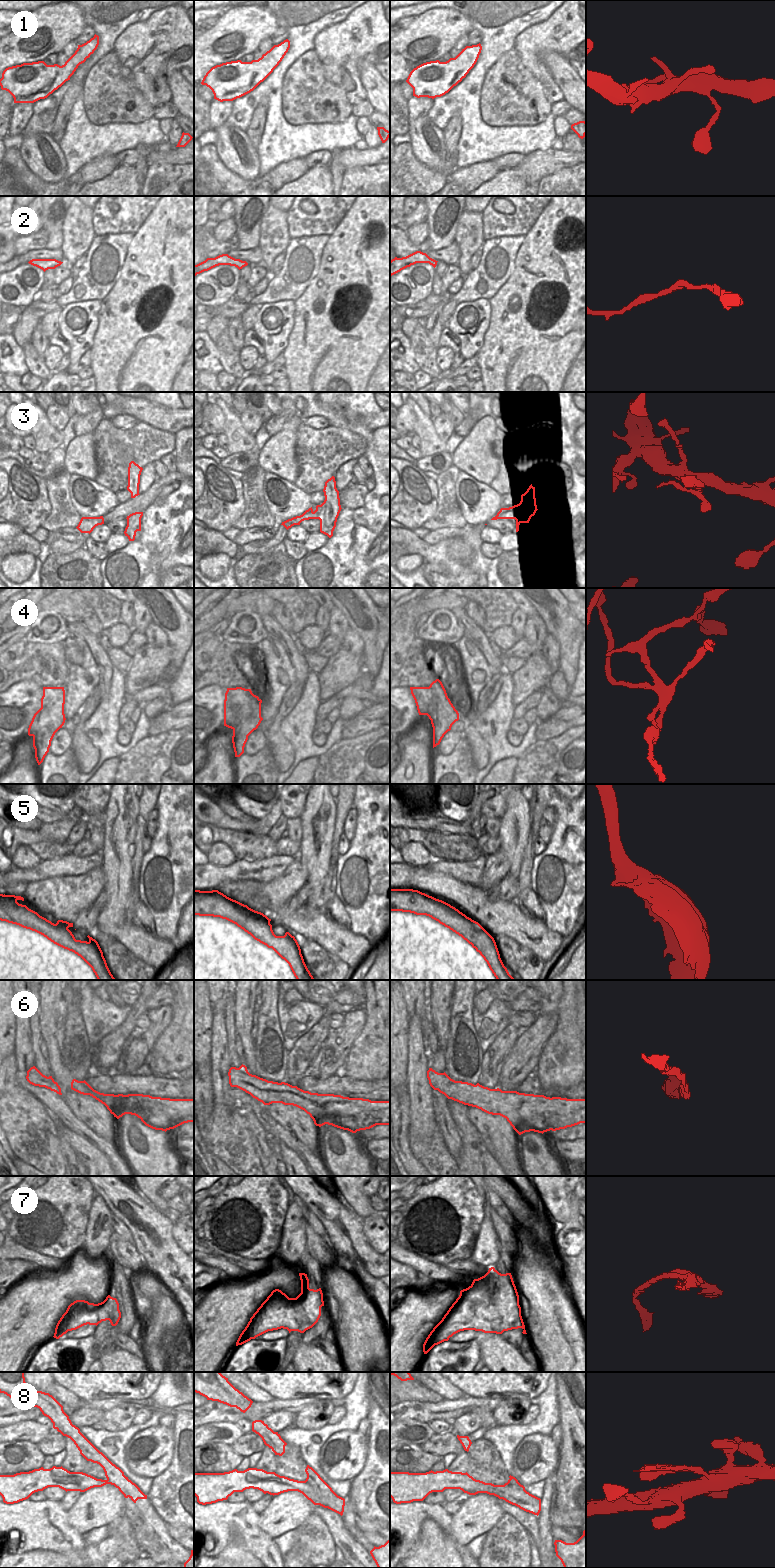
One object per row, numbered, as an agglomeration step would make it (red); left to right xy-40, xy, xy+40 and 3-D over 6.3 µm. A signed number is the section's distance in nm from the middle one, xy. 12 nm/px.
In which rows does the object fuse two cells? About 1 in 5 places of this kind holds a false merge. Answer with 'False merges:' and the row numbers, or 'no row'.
False merges: 4, 7, 8

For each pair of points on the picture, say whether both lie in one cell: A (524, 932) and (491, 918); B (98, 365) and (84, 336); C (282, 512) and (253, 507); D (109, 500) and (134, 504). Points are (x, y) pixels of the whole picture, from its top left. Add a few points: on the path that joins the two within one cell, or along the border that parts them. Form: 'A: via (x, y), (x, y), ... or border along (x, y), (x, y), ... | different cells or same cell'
A: via (516, 925), (506, 918), (499, 918) | same cell
B: border along (98, 327), (94, 334), (93, 345), (89, 349) | different cells
C: border along (262, 488), (264, 501), (275, 519), (276, 527) | different cells
D: border along (119, 504), (103, 516) | different cells

